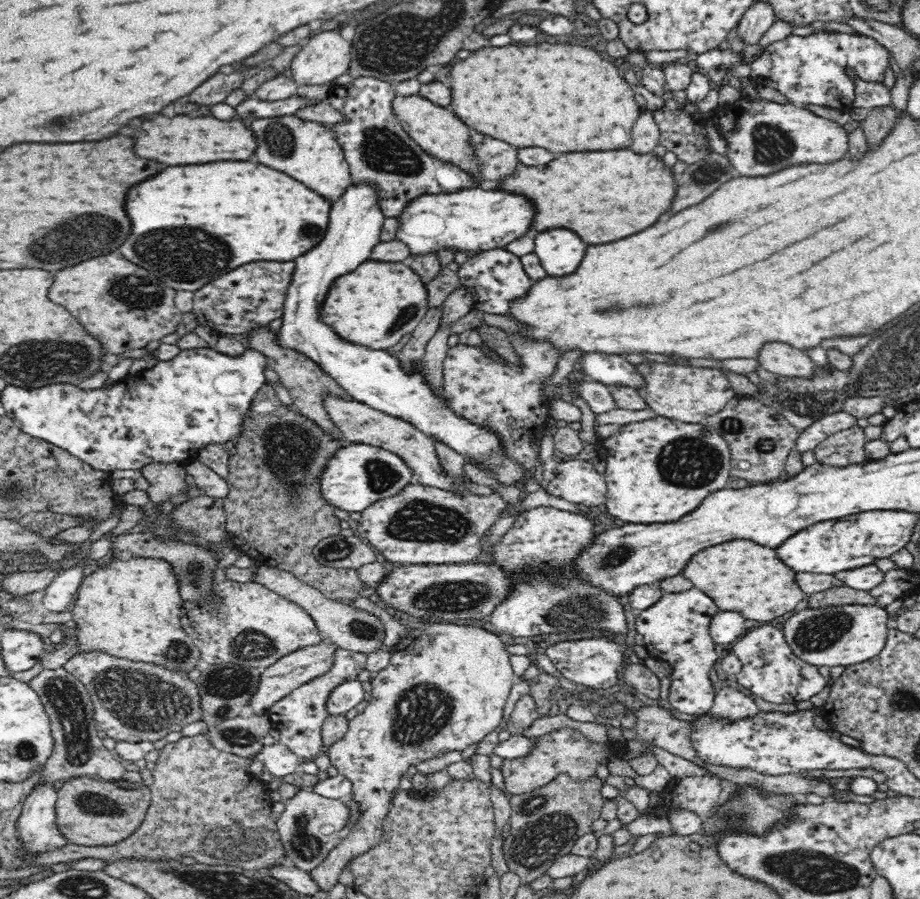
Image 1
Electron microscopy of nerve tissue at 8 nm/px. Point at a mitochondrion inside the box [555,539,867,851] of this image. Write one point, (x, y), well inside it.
(817, 634)

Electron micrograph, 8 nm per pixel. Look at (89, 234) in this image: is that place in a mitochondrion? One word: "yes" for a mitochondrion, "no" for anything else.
yes

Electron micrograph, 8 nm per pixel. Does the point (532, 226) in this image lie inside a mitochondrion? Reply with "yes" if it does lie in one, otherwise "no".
no

